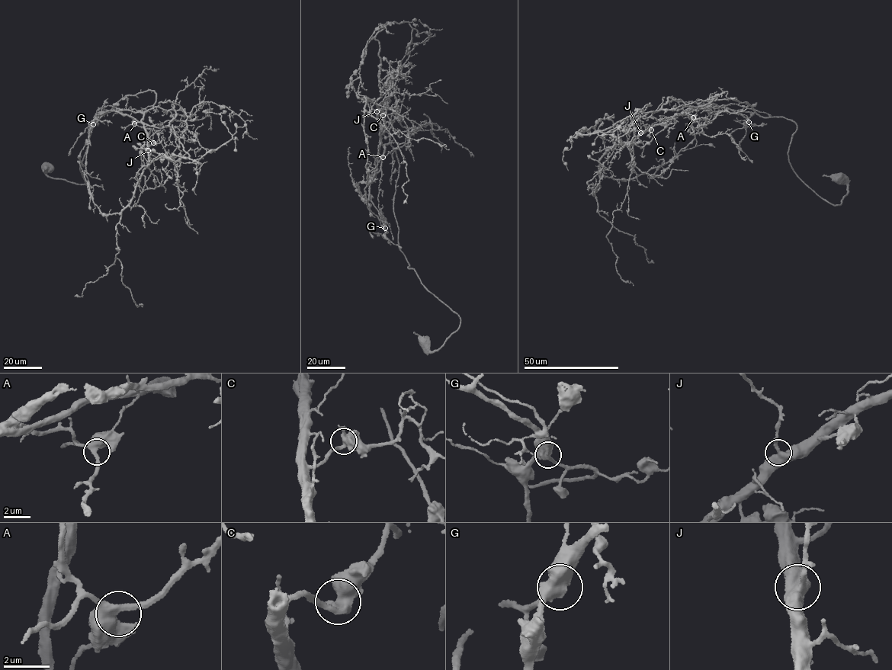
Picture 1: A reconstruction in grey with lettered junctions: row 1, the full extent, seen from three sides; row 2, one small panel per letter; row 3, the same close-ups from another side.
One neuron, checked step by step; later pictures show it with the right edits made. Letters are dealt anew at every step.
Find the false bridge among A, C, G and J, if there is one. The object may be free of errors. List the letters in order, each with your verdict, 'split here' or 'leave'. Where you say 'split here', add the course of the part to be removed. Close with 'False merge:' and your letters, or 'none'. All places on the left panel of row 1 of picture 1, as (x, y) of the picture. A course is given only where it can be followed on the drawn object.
A: leave
C: leave
G: leave
J: leave
False merge: none

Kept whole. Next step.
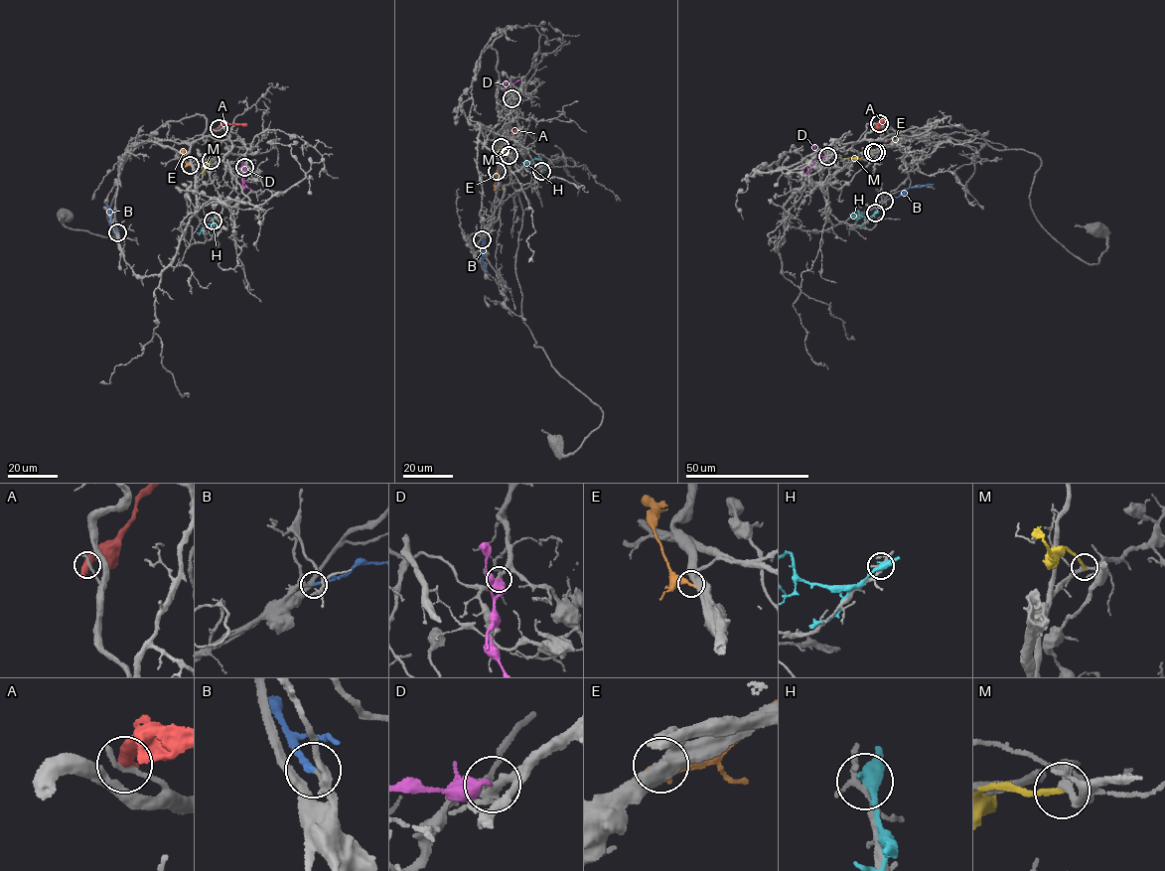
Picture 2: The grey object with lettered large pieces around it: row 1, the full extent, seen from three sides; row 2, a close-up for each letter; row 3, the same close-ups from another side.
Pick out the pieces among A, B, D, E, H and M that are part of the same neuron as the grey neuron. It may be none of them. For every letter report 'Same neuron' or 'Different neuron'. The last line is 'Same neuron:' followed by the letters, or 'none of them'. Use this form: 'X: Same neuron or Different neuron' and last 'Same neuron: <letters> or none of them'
A: Different neuron
B: Same neuron
D: Different neuron
E: Different neuron
H: Different neuron
M: Different neuron
Same neuron: B

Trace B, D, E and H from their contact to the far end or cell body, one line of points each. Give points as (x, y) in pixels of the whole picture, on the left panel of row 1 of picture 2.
B: (117, 232), (111, 225), (106, 205)
D: (244, 168), (244, 183), (256, 192)
E: (190, 165), (183, 156), (186, 151)
H: (213, 219), (214, 226), (205, 224), (200, 233), (197, 232)

